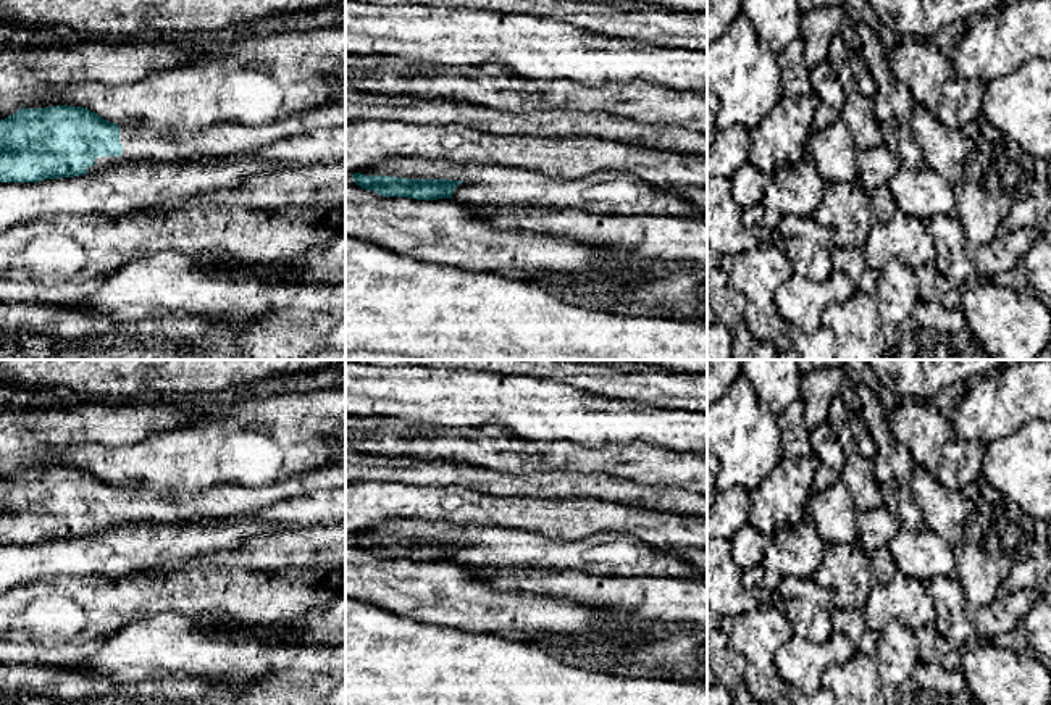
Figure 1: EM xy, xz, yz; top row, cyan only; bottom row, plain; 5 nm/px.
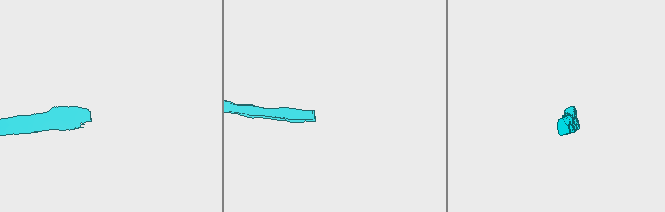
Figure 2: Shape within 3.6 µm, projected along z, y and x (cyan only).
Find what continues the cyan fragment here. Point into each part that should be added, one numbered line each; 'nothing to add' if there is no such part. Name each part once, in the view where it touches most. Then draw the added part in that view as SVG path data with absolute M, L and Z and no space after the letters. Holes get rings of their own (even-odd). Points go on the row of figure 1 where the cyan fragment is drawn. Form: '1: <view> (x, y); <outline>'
1: xy (126, 134); M119 126L119 142L121 144L129 144L132 140L136 140L136 132L139 129L137 127L126 127L126 126Z

